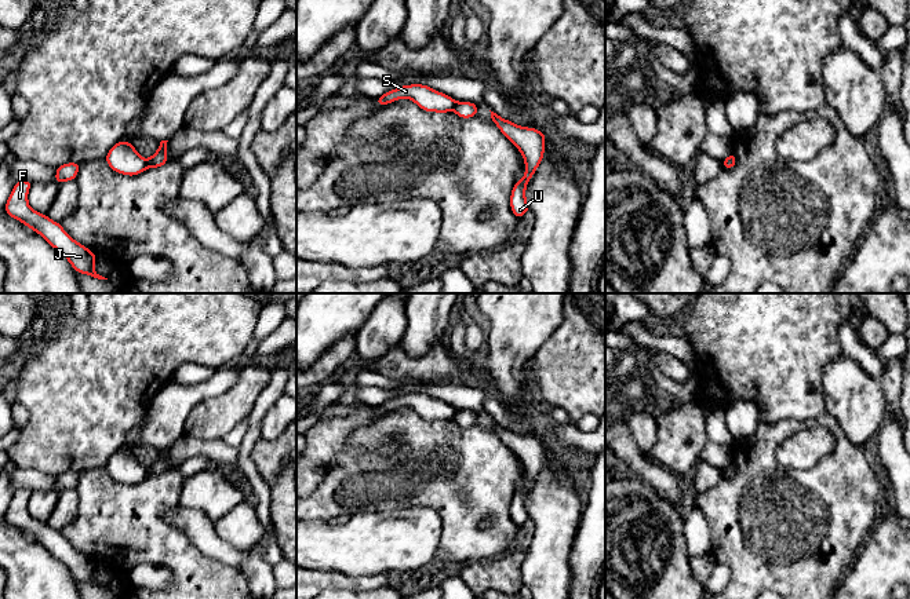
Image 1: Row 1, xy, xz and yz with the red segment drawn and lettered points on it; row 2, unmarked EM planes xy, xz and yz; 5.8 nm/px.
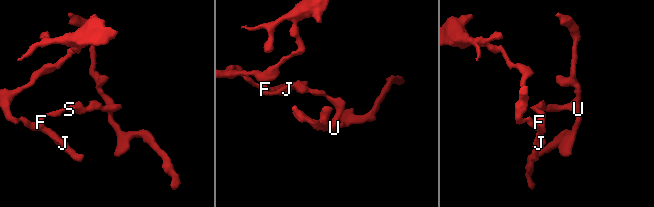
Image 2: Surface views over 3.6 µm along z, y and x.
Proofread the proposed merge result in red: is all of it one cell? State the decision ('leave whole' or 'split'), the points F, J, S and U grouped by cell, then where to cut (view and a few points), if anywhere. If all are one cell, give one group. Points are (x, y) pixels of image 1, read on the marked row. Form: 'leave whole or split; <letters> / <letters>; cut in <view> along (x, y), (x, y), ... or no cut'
split; F J S / U; cut in xy along (146, 160), (148, 167)

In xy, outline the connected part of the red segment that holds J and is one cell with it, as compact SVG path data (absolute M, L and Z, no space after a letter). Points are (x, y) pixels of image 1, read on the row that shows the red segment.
M19 180L15 183L4 207L7 215L18 219L47 240L52 248L69 260L76 273L83 273L98 280L108 280L95 273L95 253L74 241L62 229L61 223L51 220L47 215L39 213L29 207L28 191L32 183L32 180Z

